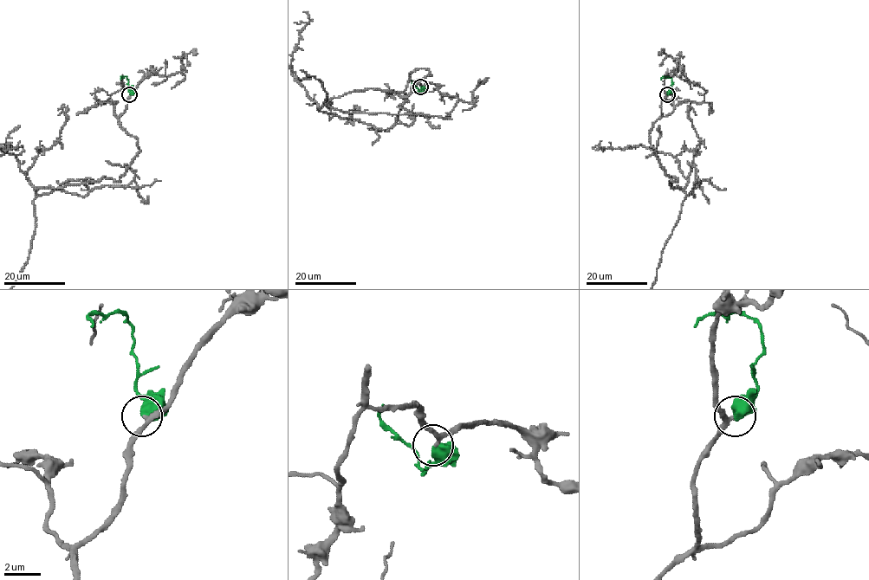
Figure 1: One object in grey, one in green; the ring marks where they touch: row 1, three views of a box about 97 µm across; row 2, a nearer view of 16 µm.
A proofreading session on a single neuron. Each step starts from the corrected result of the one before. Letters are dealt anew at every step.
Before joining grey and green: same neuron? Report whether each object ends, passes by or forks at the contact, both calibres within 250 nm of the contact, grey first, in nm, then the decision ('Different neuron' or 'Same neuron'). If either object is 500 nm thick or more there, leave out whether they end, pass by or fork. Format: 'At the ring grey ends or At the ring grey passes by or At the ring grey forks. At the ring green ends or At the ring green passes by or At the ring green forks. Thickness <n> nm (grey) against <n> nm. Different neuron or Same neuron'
Thickness 200 nm (grey) against 600 nm. Same neuron

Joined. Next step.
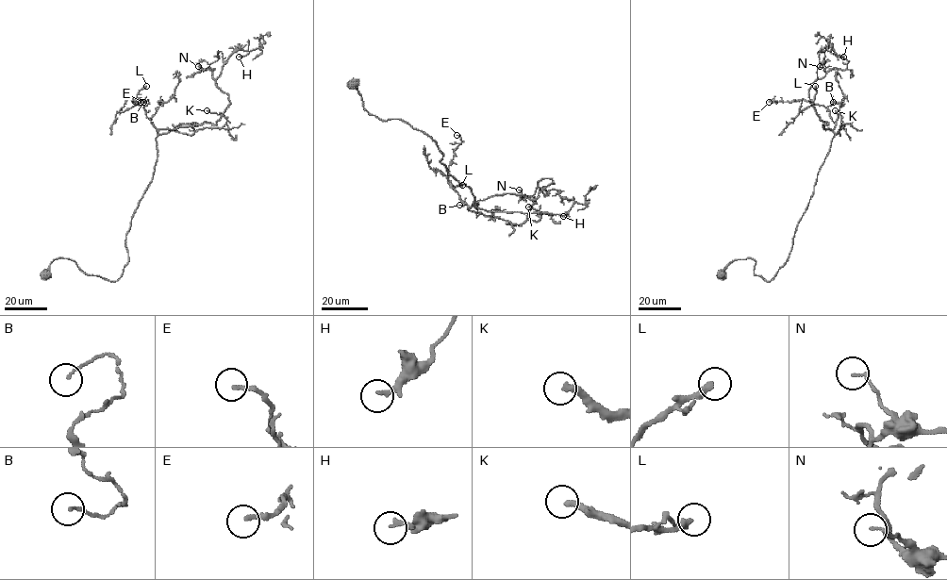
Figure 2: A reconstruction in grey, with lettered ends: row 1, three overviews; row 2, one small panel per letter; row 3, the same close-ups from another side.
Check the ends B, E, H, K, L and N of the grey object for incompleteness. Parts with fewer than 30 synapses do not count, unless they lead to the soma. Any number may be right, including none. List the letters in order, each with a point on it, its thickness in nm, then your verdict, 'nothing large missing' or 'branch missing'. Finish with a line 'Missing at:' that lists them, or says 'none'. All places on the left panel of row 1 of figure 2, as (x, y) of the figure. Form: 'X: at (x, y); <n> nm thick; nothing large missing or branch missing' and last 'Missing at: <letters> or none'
B: at (143, 102); 120 nm thick; nothing large missing
E: at (141, 102); 180 nm thick; nothing large missing
H: at (239, 57); 200 nm thick; nothing large missing
K: at (207, 110); 280 nm thick; nothing large missing
L: at (146, 86); 220 nm thick; nothing large missing
N: at (198, 66); 100 nm thick; nothing large missing
Missing at: none

